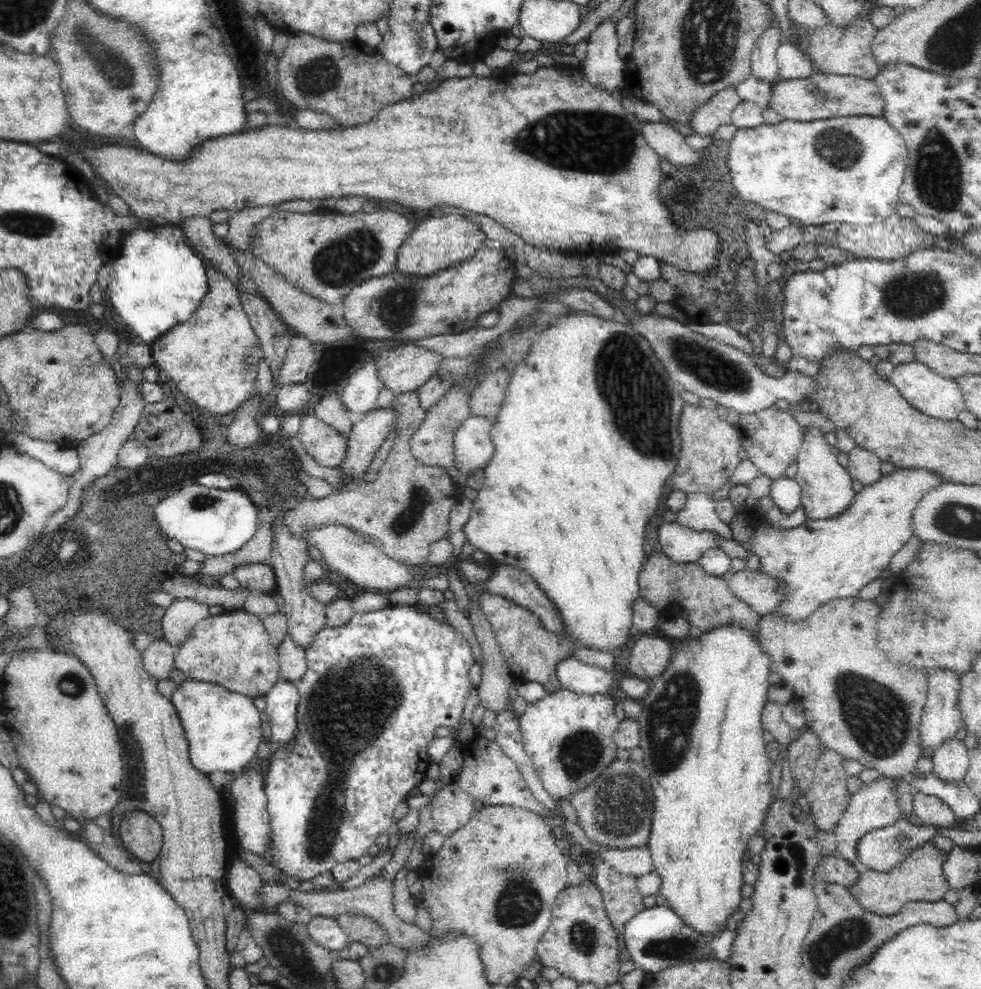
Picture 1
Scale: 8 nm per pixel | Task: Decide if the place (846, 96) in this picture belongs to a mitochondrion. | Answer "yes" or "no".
no

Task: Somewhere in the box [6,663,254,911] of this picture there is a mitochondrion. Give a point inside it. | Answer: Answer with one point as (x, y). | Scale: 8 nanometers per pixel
(135, 785)

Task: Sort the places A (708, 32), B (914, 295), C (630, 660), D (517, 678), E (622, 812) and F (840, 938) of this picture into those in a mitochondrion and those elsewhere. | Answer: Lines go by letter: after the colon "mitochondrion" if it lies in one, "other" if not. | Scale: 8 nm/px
A: mitochondrion
B: mitochondrion
C: other
D: other
E: mitochondrion
F: mitochondrion

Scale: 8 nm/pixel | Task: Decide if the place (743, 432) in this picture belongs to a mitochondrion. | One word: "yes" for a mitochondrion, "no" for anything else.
no

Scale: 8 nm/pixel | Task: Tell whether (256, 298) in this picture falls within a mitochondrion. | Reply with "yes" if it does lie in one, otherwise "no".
no

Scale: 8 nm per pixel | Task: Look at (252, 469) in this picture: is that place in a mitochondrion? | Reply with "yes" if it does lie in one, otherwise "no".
no

